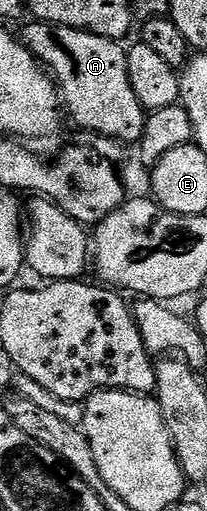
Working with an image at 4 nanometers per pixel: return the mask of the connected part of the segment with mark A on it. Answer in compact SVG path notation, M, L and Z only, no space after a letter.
M30 21L20 38L52 76L69 118L71 115L83 132L116 139L122 145L137 144L144 133L147 112L132 93L127 48L121 42L41 21Z

